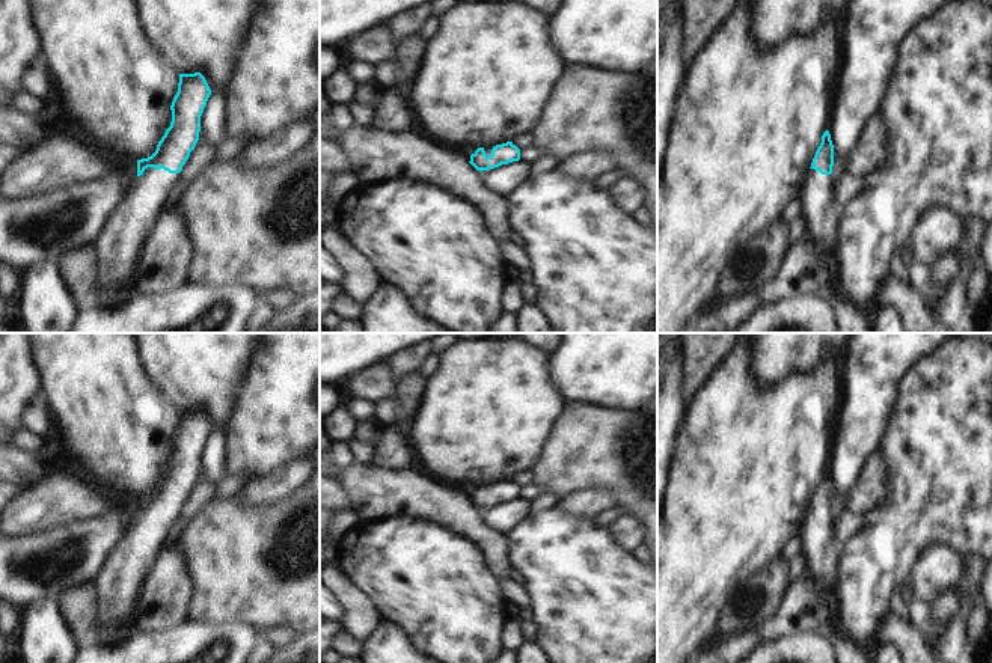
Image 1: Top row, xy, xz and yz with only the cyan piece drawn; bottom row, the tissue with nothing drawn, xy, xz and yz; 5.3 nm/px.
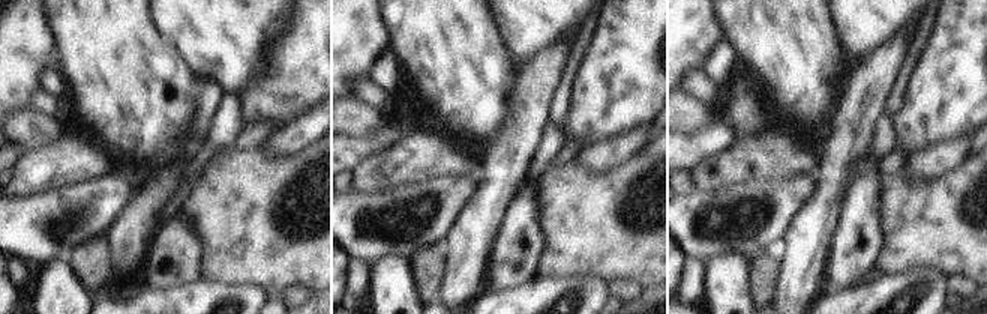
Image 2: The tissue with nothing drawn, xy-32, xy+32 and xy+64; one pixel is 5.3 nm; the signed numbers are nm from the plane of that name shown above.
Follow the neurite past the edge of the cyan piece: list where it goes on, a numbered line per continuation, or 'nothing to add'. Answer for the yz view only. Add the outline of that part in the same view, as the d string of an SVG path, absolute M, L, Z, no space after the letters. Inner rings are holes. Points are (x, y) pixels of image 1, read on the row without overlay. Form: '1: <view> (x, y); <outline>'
1: yz (820, 549); M810 506L804 517L801 538L807 556L807 573L835 588L840 547L834 539L834 518L832 511L822 512Z

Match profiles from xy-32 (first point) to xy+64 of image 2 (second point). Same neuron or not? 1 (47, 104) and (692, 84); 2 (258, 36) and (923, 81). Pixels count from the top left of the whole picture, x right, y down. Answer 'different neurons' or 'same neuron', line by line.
1: same neuron
2: different neurons

